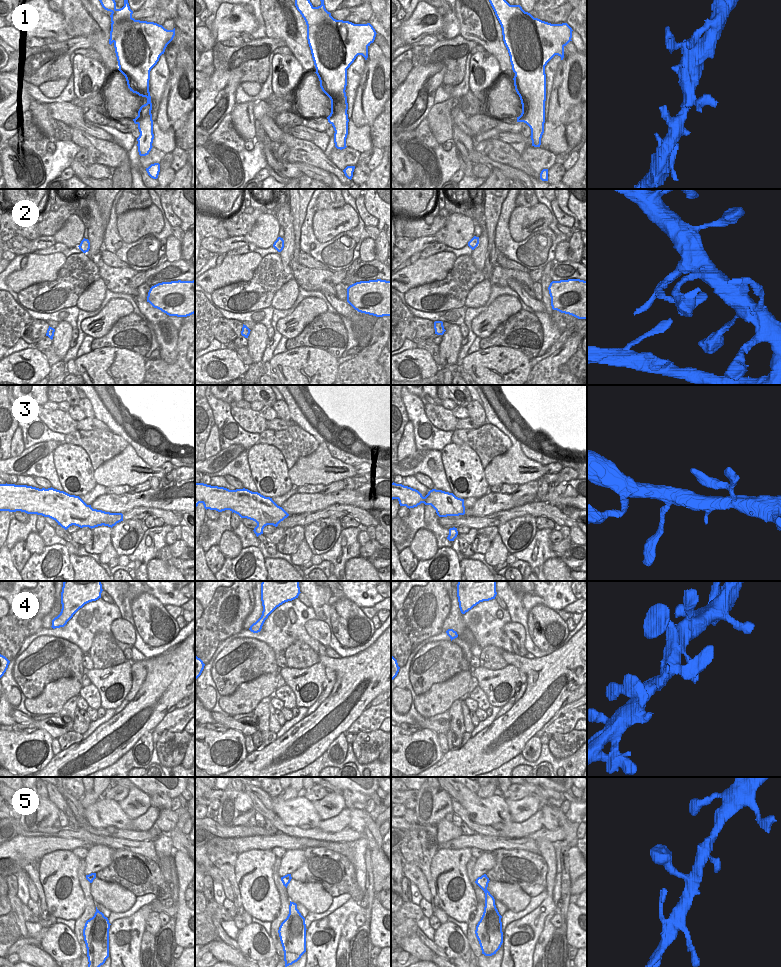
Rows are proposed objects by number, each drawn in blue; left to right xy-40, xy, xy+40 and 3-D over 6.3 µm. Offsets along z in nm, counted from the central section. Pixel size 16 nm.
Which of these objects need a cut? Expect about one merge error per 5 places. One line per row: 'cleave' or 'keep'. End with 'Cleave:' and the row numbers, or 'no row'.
1: keep
2: keep
3: keep
4: keep
5: keep
Cleave: no row

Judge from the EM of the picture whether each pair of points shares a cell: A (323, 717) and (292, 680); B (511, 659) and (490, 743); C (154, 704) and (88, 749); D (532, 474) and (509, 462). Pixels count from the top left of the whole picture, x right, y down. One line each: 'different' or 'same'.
A: different
B: same
C: same
D: same

